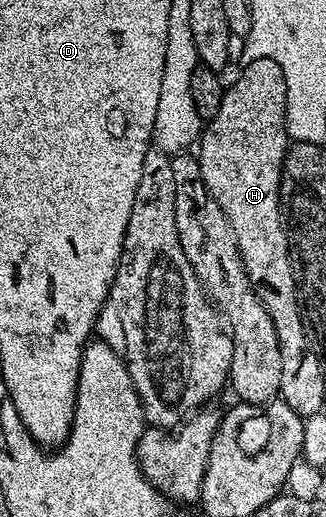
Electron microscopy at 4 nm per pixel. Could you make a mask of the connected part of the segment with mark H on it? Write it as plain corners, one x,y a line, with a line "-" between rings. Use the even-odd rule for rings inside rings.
272,58
248,60
241,66
242,73
235,78
234,85
223,91
220,110
205,125
196,159
208,194
212,194
220,210
224,210
236,234
246,273
251,281
266,284
264,303
272,318
272,326
276,326
280,350
284,354
302,352
306,348
308,328
304,323
304,309
298,294
296,268
292,263
280,198
282,163
288,147
288,86
284,70

